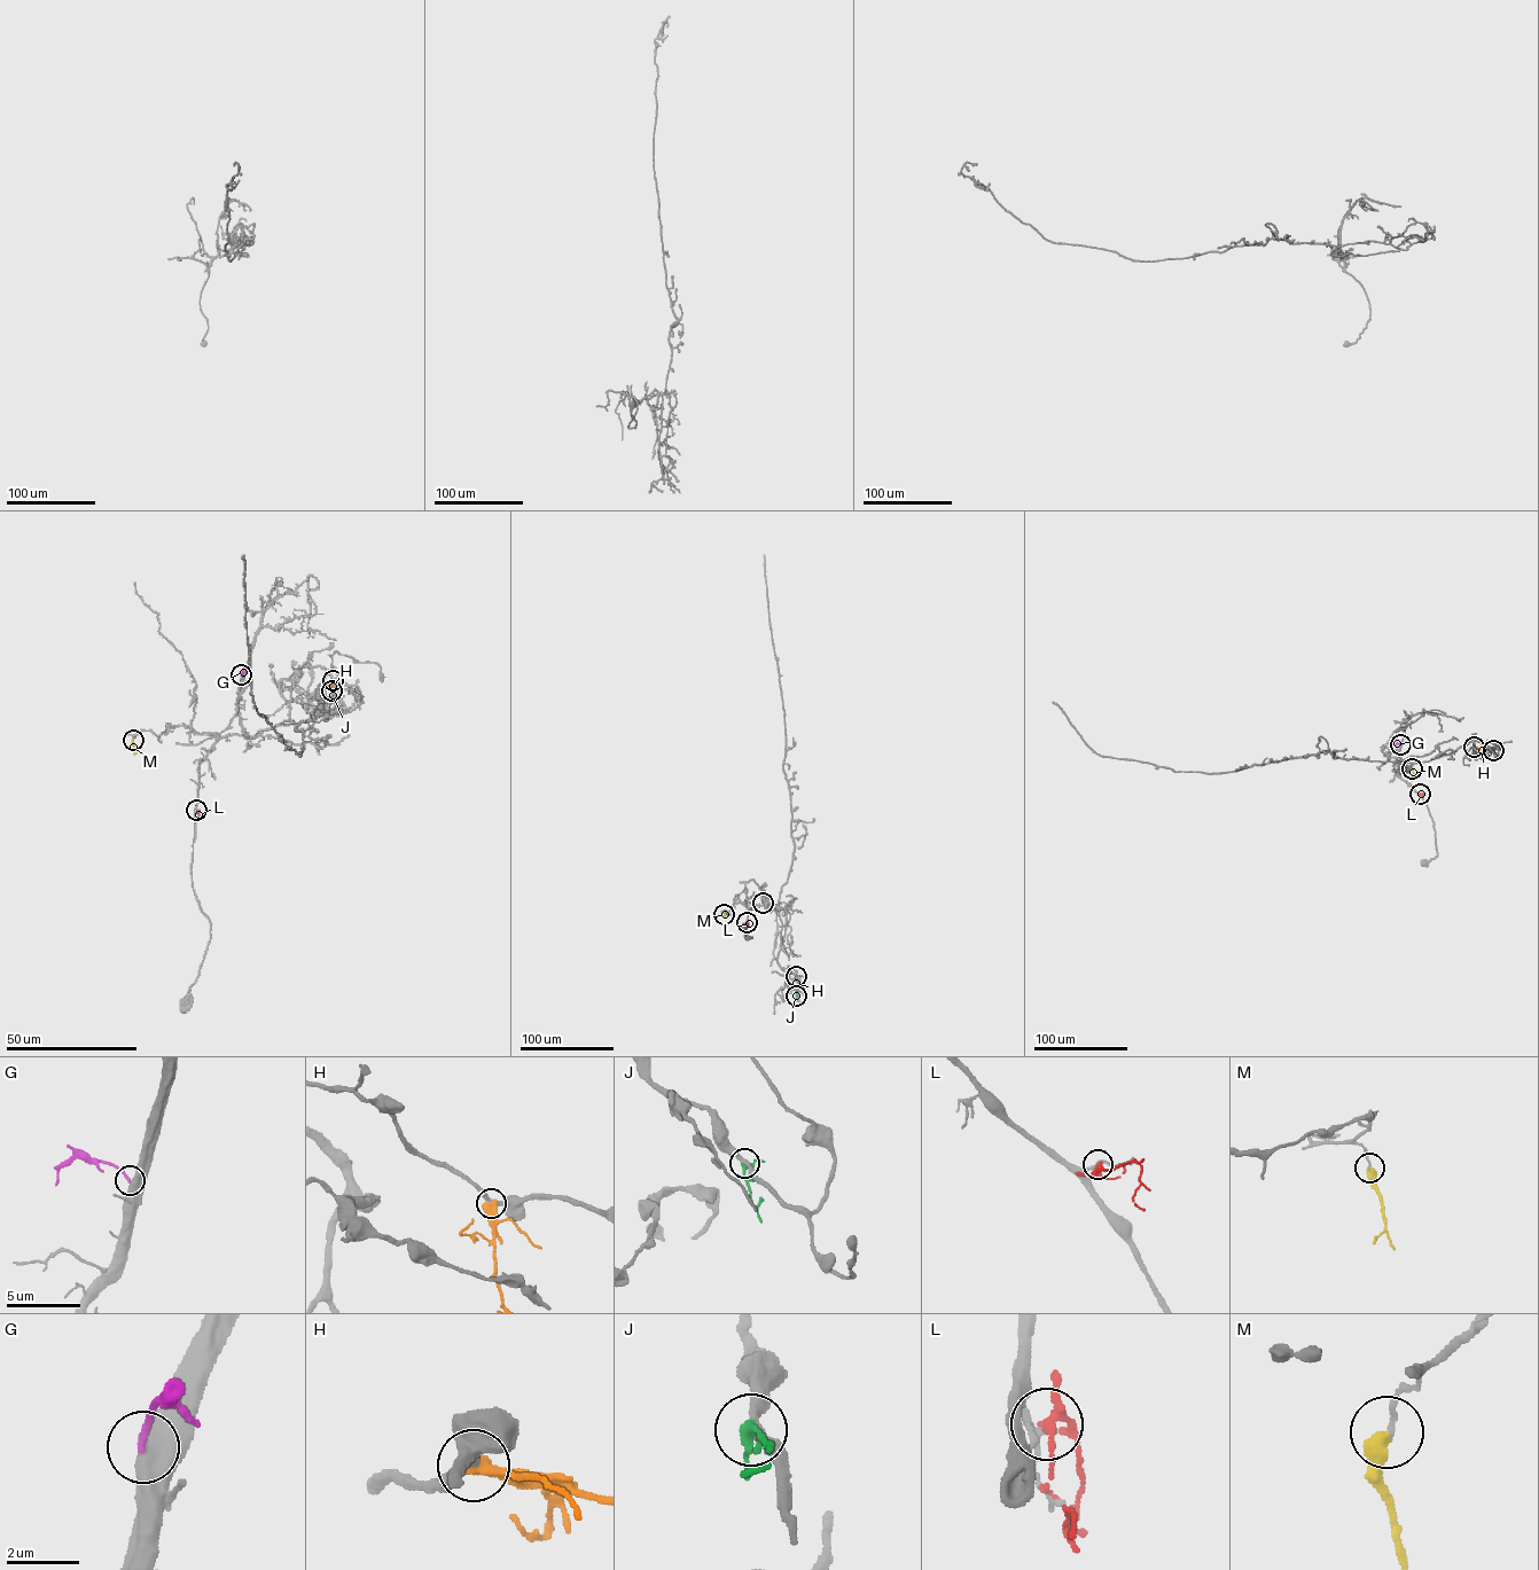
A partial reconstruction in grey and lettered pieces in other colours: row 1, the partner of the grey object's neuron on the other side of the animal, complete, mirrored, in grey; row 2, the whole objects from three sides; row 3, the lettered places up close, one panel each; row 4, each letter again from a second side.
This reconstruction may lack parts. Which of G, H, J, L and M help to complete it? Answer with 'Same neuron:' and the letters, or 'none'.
Same neuron: G

